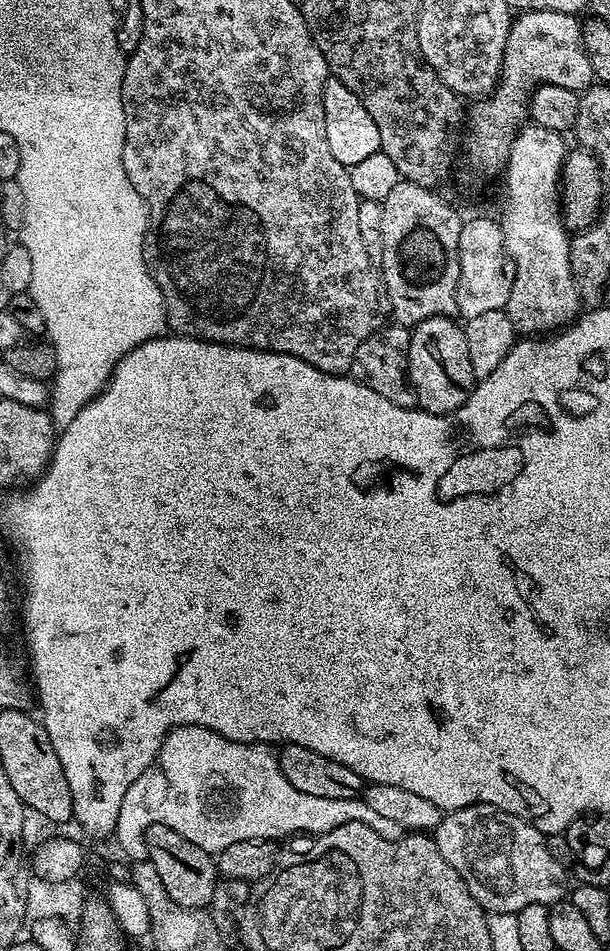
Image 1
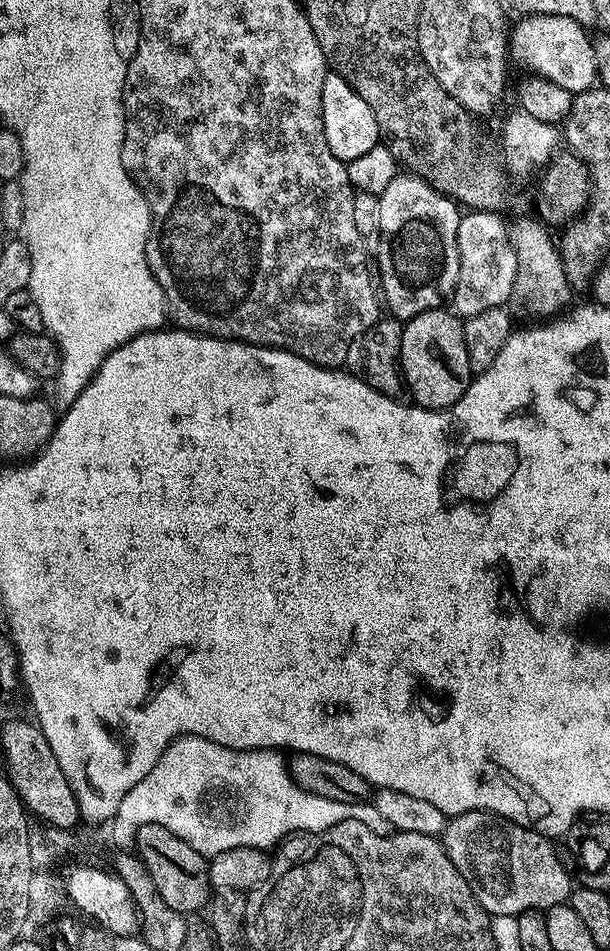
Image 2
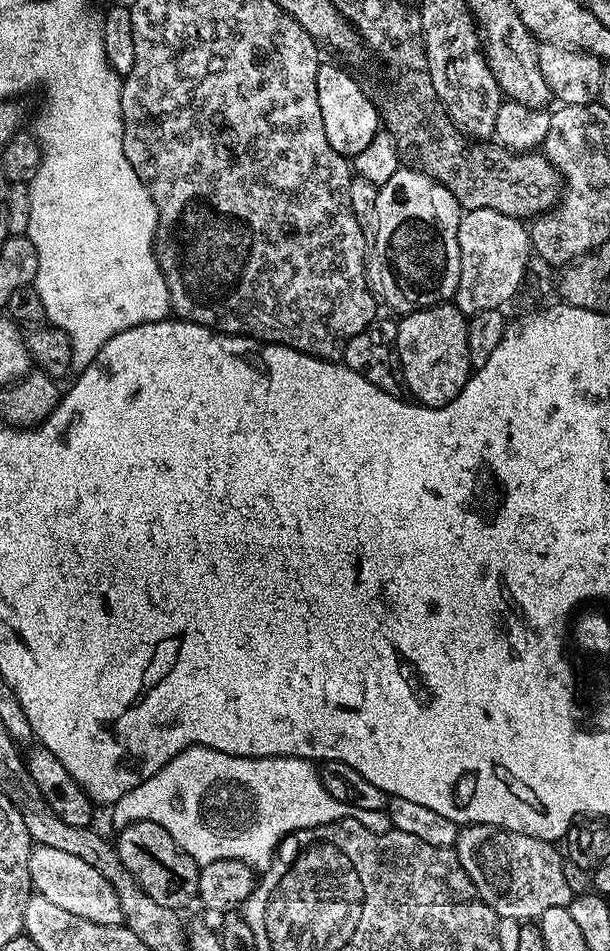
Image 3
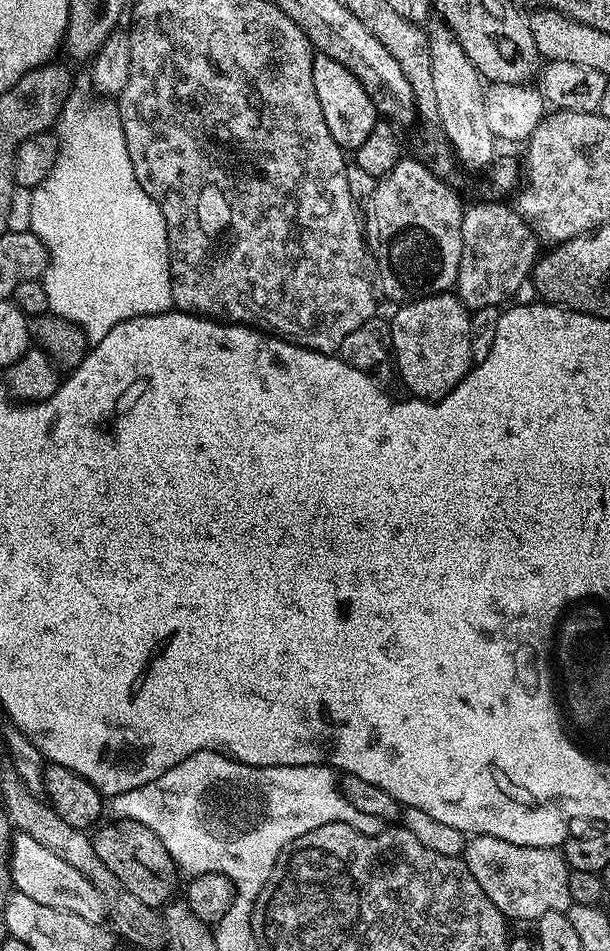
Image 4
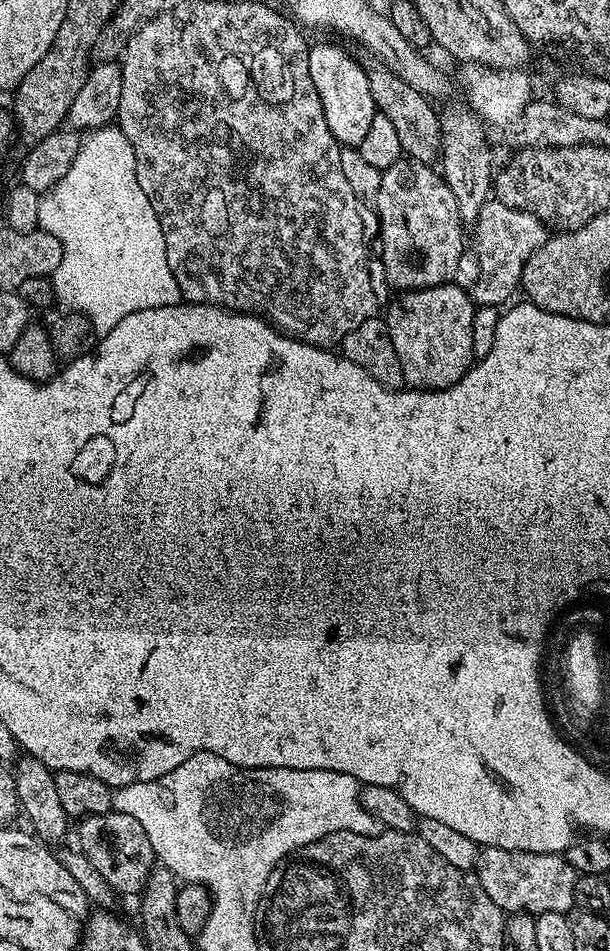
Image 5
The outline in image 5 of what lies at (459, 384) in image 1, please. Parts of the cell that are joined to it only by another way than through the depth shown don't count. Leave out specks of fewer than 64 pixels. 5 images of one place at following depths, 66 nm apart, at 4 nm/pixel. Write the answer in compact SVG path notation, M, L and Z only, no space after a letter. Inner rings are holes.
M449 282L447 284L439 284L433 288L419 288L413 292L400 292L398 298L388 308L386 319L388 322L388 329L390 330L390 338L394 342L394 351L398 354L398 362L402 362L402 374L404 375L405 385L411 386L416 390L439 390L442 388L449 388L458 383L469 368L474 363L474 338L472 337L472 323L474 322L474 314L477 310L477 305L474 303L471 295L467 291L464 292L456 285L456 282Z

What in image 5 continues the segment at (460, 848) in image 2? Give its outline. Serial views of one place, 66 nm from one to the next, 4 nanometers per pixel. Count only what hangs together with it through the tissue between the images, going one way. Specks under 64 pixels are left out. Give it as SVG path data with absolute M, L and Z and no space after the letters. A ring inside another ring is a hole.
M481 847L480 858L474 869L480 880L482 890L494 898L498 907L505 913L541 912L569 913L574 908L574 882L577 873L564 859L563 855L551 852L511 852L501 848Z

